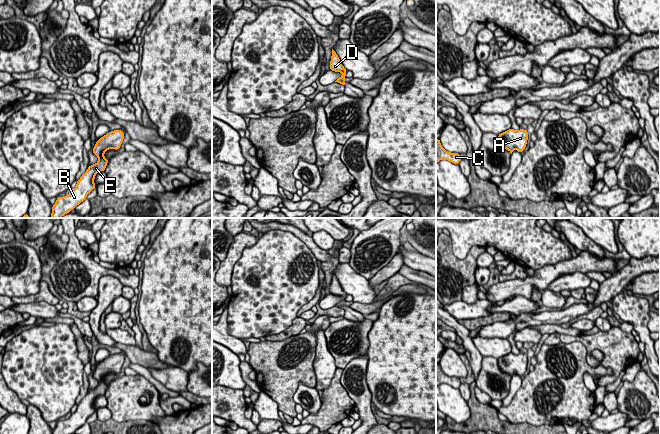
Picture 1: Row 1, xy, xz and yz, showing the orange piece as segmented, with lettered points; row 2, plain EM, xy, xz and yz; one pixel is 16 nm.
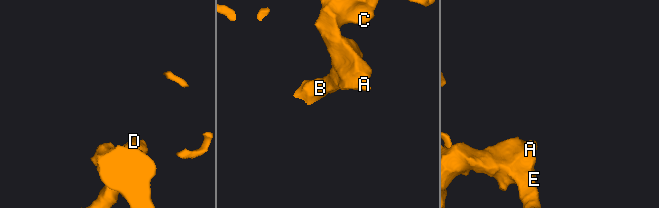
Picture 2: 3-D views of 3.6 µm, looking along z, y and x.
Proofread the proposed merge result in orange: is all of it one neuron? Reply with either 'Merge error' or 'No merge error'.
No merge error

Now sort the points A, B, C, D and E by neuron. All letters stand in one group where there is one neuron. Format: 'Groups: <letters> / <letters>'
Groups: A B C D E

